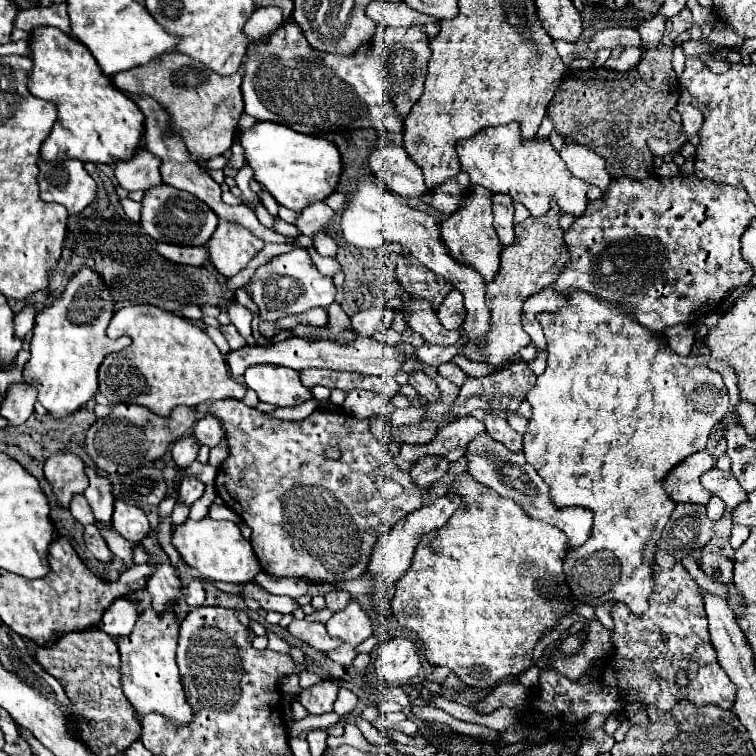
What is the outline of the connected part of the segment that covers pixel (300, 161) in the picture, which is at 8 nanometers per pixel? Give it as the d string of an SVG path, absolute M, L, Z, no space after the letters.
M256 122L248 130L238 130L236 140L244 148L244 162L254 170L254 180L262 184L280 206L300 212L308 202L324 200L336 190L340 178L340 152L324 138L294 132L276 122Z

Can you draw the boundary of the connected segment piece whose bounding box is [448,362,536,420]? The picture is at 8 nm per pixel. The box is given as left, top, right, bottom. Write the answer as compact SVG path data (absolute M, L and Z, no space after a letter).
M512 362L512 366L508 370L500 370L500 372L492 372L488 376L482 378L474 378L474 380L466 380L460 386L460 394L454 400L454 404L448 410L448 418L456 420L456 418L464 418L468 416L472 410L510 410L516 412L520 408L520 404L526 400L526 394L530 390L530 386L536 382L536 376L530 368L530 364L526 362Z

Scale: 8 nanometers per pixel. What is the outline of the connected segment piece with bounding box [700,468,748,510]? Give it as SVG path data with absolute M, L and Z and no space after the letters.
M718 468L708 470L702 478L700 478L702 486L708 488L714 496L722 498L728 510L734 510L738 504L748 502L748 494L744 492L744 488L736 482L736 478L730 472L722 472Z

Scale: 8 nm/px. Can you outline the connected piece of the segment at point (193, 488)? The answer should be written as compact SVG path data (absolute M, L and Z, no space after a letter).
M188 478L188 480L184 480L184 482L180 484L178 500L180 500L182 504L186 504L186 506L192 506L192 504L200 498L202 492L204 492L204 484L202 484L200 480L196 480L196 478Z

